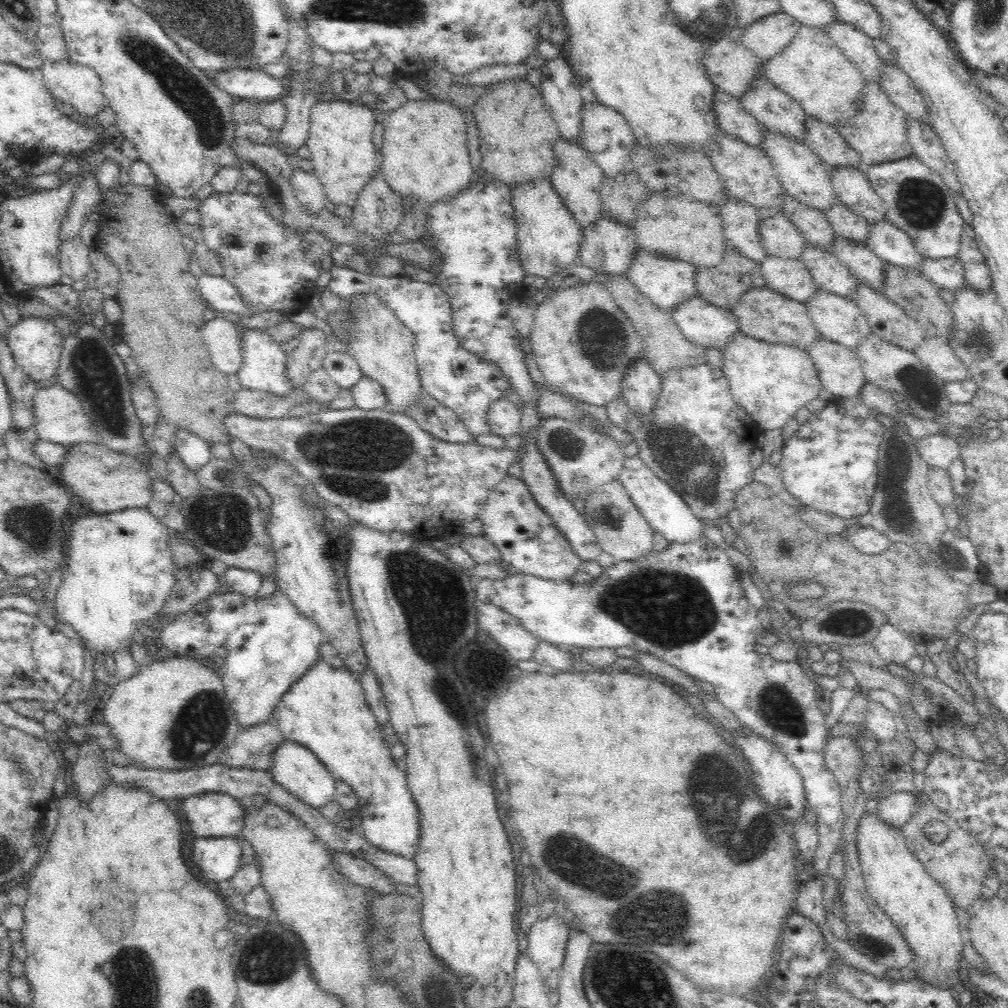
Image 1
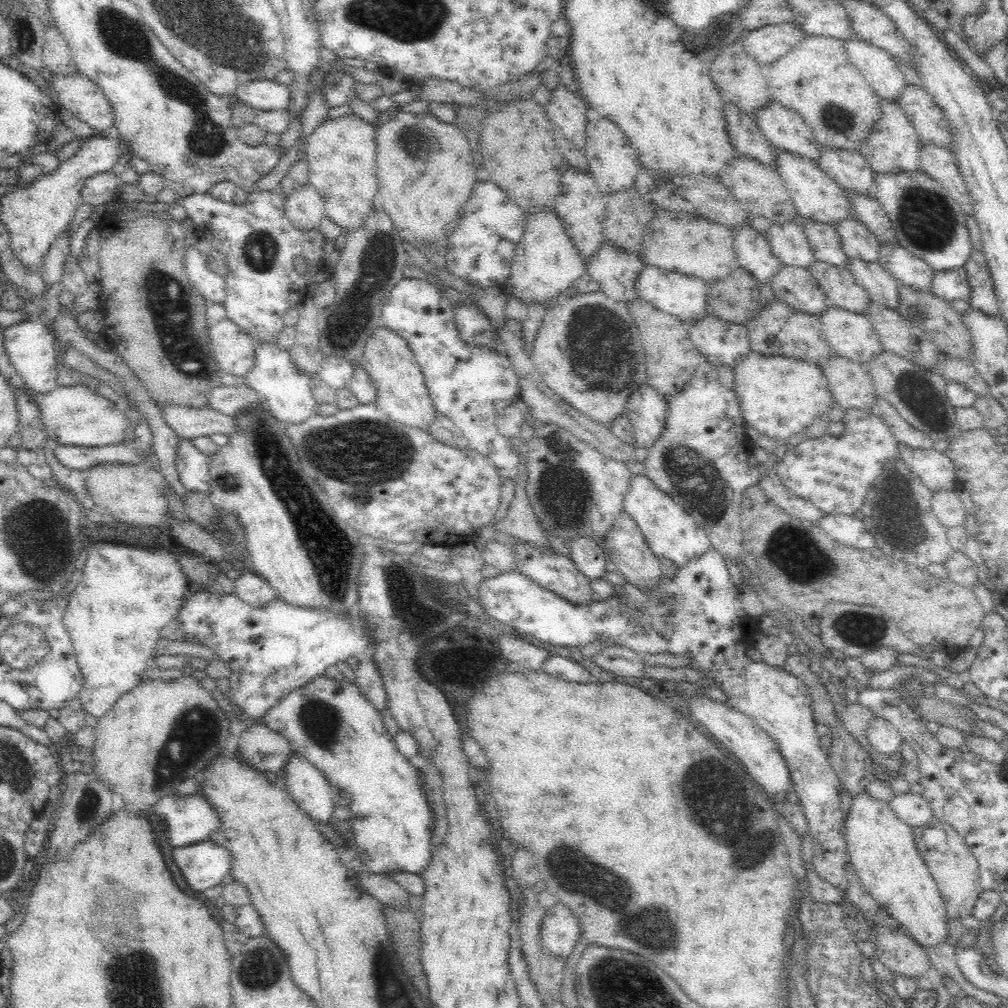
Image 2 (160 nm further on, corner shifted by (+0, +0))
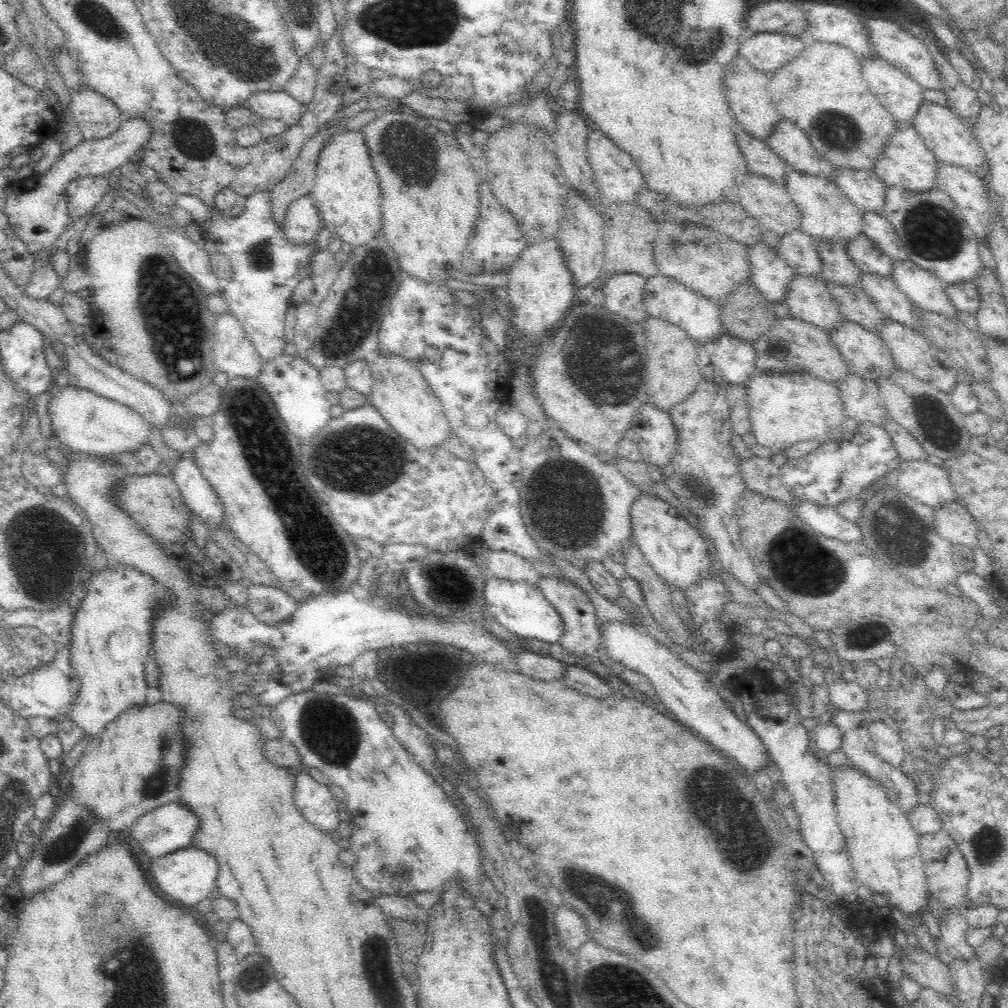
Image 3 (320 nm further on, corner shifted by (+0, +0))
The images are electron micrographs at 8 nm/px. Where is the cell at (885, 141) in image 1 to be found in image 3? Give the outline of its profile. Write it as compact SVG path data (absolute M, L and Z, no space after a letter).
M899 122L892 133L884 154L875 162L875 173L888 188L900 188L908 193L927 193L937 188L937 168L939 161L926 147L923 138L911 123Z

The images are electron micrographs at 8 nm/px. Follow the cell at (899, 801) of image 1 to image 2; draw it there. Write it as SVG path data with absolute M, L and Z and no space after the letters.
M920 794L893 795L888 803L901 822L910 827L923 827L934 821L930 803Z

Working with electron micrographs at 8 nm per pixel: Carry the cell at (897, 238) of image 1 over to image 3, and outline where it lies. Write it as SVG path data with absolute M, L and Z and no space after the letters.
M912 261L893 264L891 279L918 310L938 313L959 320L957 308L949 301L945 285Z

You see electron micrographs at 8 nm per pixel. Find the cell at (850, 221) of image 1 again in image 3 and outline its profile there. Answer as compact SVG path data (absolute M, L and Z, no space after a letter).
M864 234L847 242L848 256L856 263L861 274L890 277L893 269L892 260L888 258Z

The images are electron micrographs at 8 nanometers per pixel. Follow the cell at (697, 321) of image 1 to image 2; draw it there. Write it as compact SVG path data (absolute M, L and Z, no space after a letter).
M705 316L695 323L686 324L690 341L694 347L704 356L706 364L710 364L715 368L719 366L736 368L736 364L740 364L746 354L750 354L750 340L745 325L728 323L715 316Z

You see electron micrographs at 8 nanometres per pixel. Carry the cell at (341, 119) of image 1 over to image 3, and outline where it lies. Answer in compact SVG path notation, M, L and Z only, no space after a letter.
M358 130L342 131L324 146L309 192L321 216L322 227L338 234L346 250L367 245L383 228L381 190L364 141Z

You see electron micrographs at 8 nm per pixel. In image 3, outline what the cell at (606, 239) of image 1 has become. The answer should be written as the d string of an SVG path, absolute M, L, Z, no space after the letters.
M634 273L615 274L603 279L599 288L604 293L606 309L642 325L648 316L643 305L645 284L646 279Z

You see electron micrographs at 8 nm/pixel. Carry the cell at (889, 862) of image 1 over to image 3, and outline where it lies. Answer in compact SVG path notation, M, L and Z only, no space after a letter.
M849 763L830 767L830 779L834 787L836 821L845 837L856 877L874 893L886 897L889 906L900 908L906 916L928 911L931 895L920 858L920 835L901 811L898 800L879 782Z

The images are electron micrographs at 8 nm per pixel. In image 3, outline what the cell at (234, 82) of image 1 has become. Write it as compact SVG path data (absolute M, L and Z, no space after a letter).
M260 91L252 95L246 105L256 114L257 119L276 119L284 122L287 127L294 126L299 123L304 105L298 102L292 95L286 91Z

